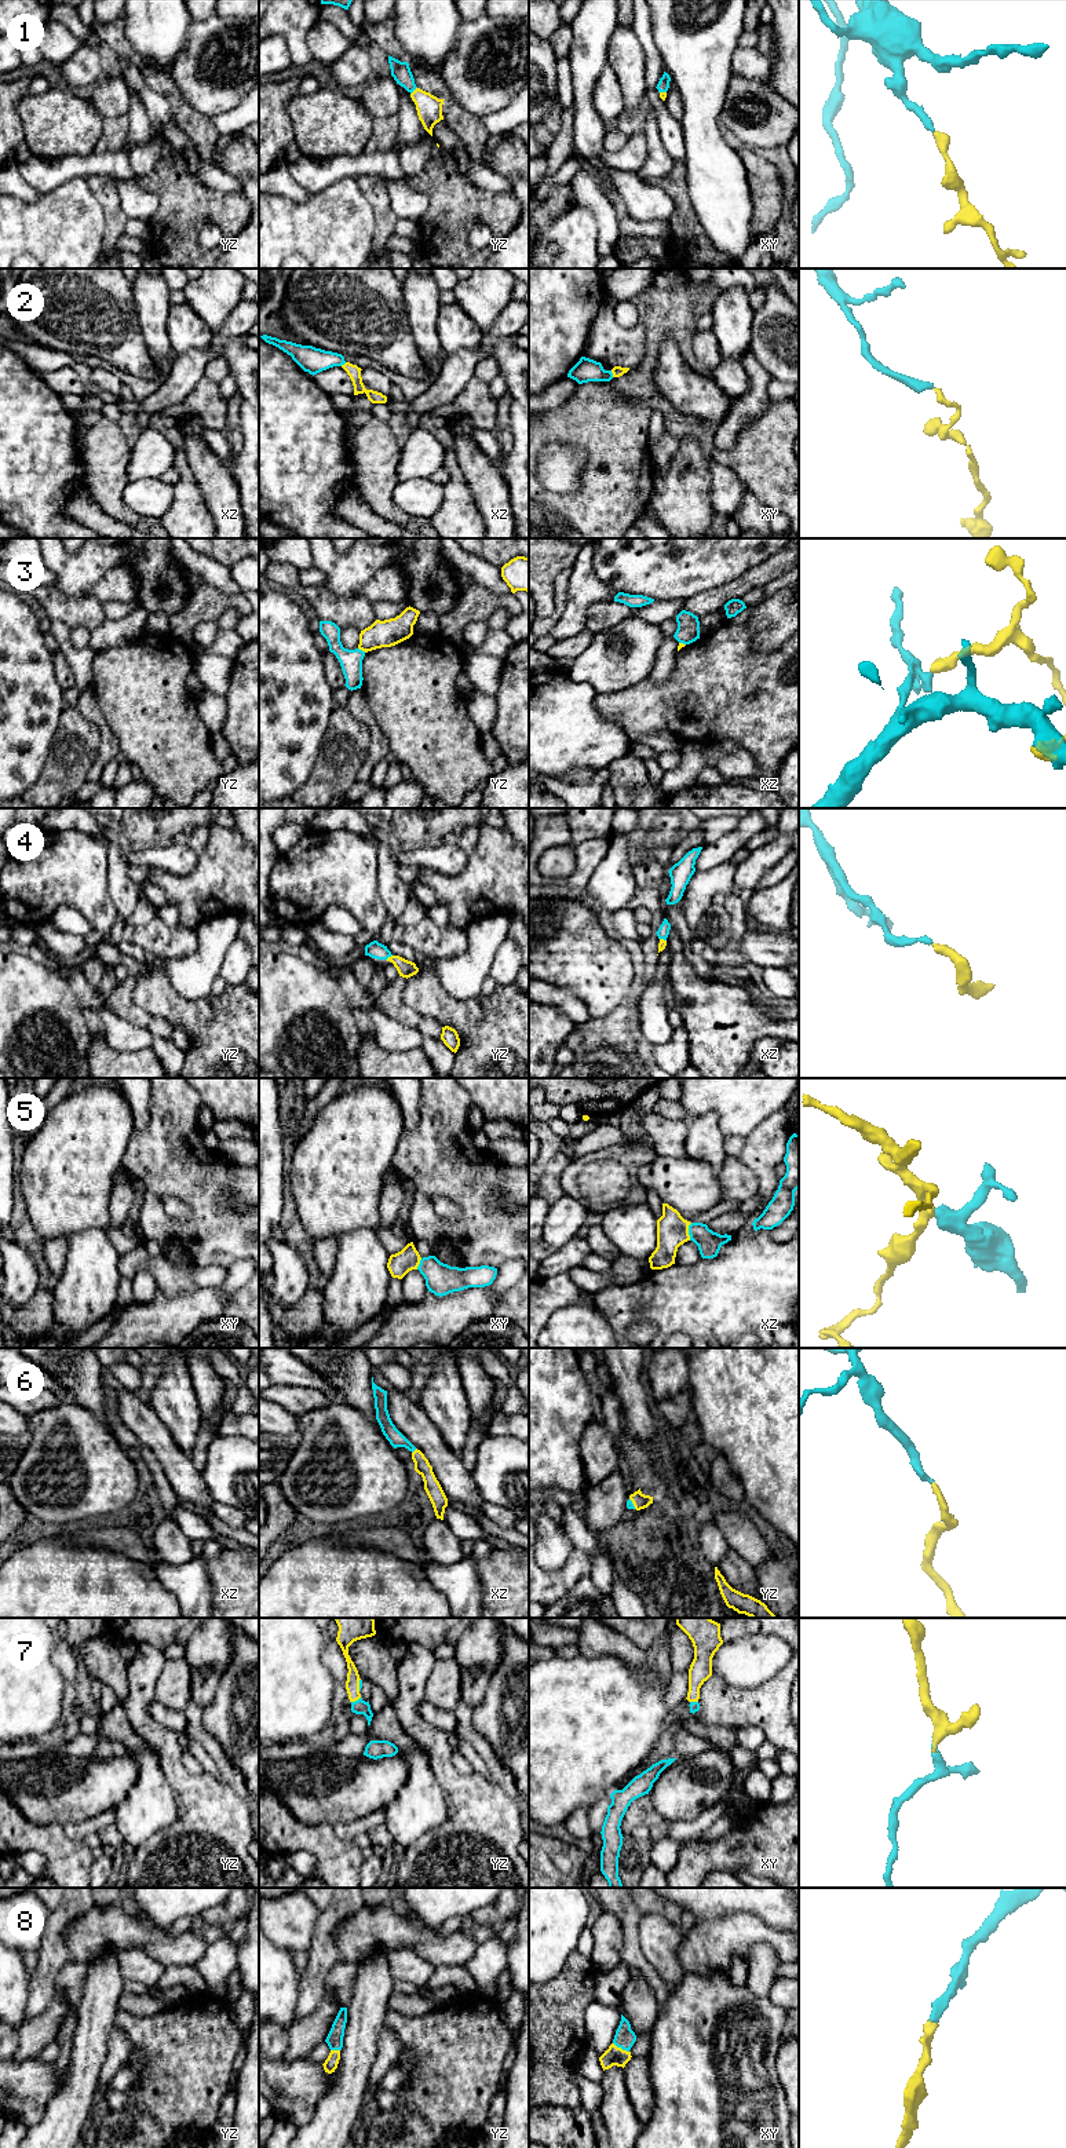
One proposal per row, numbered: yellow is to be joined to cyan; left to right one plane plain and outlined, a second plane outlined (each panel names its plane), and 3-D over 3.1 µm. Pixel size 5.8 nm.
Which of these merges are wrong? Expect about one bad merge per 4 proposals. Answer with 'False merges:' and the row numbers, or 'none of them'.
False merges: 3

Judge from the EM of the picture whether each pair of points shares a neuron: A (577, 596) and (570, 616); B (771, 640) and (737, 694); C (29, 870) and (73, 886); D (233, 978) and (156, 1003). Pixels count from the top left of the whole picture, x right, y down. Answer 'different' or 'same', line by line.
A: same
B: different
C: same
D: different

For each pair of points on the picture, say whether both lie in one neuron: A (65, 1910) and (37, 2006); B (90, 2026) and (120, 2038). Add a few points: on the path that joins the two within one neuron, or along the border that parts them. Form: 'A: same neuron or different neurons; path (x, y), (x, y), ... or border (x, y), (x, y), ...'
A: same neuron; path (55, 1933), (54, 1954), (42, 1983)
B: different neurons; border (113, 2026), (102, 2066)

